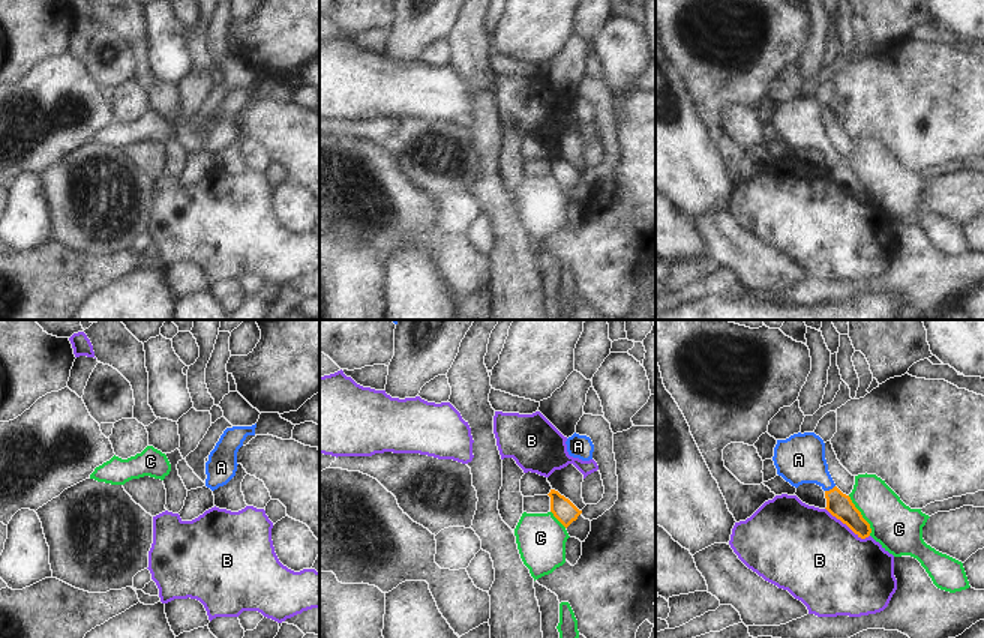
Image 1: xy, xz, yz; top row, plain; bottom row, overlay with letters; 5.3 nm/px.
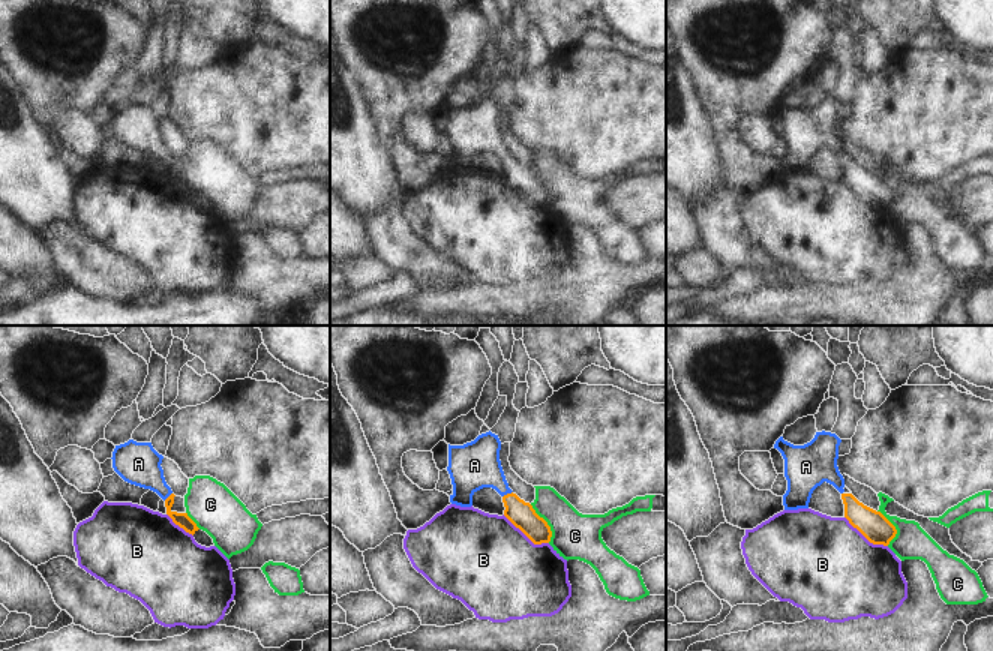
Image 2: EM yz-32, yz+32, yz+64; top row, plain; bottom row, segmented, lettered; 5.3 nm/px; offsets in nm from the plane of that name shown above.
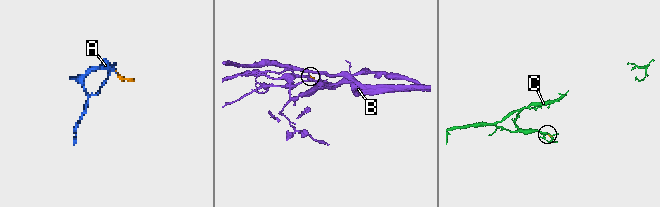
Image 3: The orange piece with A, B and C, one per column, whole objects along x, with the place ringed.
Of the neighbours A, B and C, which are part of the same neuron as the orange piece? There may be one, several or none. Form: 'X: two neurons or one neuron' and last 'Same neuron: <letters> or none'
A: one neuron
B: two neurons
C: two neurons
Same neuron: A

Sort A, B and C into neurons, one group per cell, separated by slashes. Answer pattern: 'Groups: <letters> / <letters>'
Groups: A / B / C.

